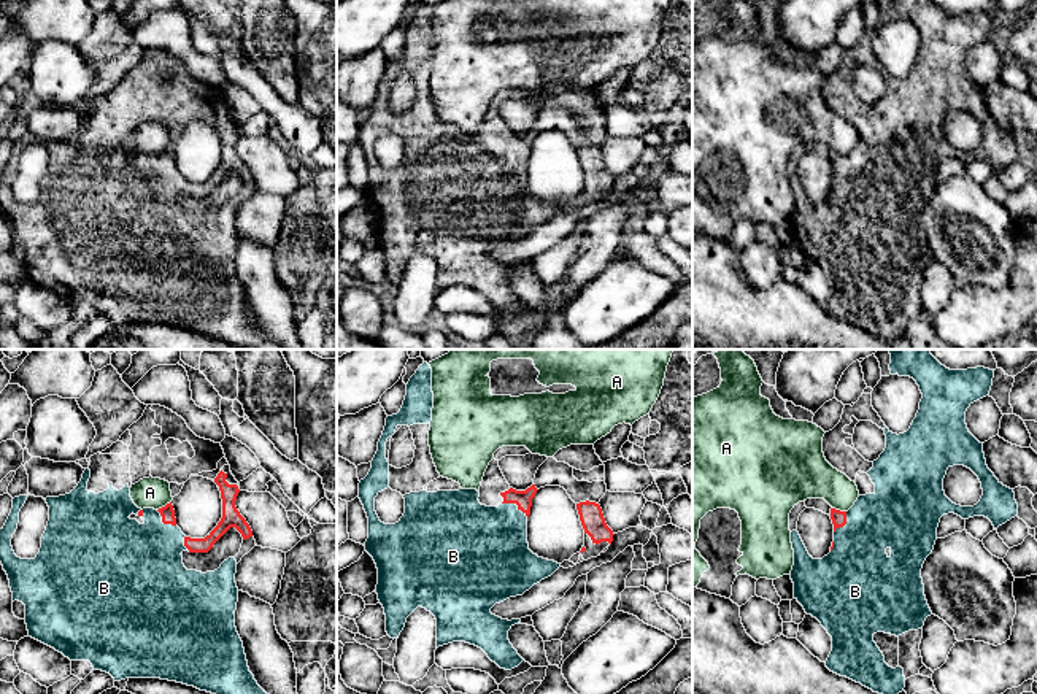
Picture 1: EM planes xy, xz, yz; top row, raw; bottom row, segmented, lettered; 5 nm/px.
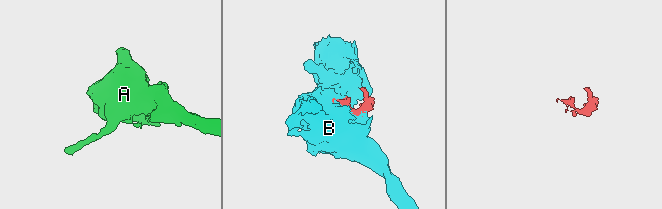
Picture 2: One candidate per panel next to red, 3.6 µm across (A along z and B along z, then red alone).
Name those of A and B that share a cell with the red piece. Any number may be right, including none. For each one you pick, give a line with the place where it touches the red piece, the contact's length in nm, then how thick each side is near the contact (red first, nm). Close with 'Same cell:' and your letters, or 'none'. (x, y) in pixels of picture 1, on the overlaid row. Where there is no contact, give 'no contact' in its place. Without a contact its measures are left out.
B: xz (515, 502) | 150 nm | 90/380 nm
Same cell: B

